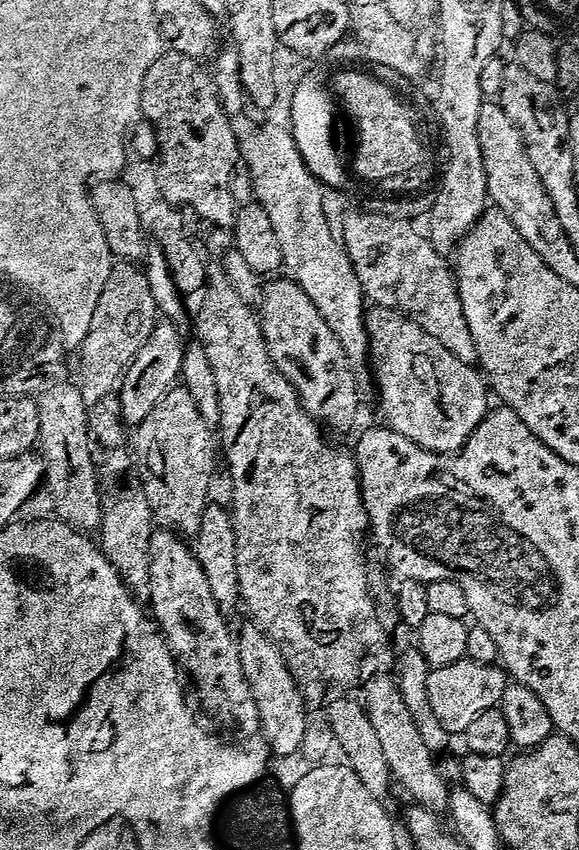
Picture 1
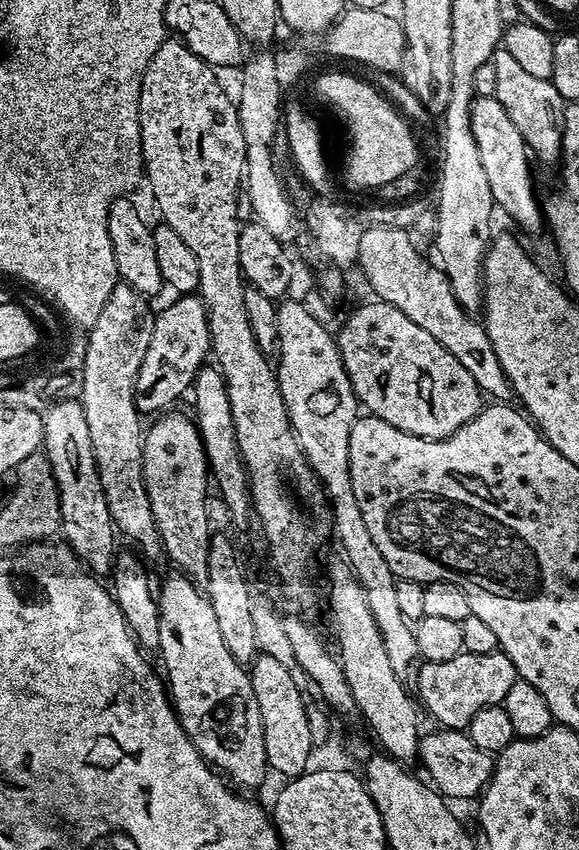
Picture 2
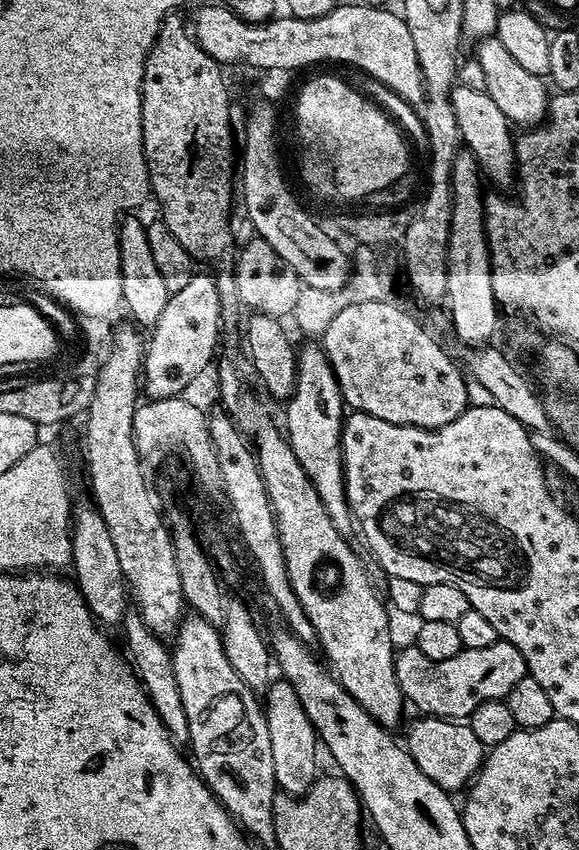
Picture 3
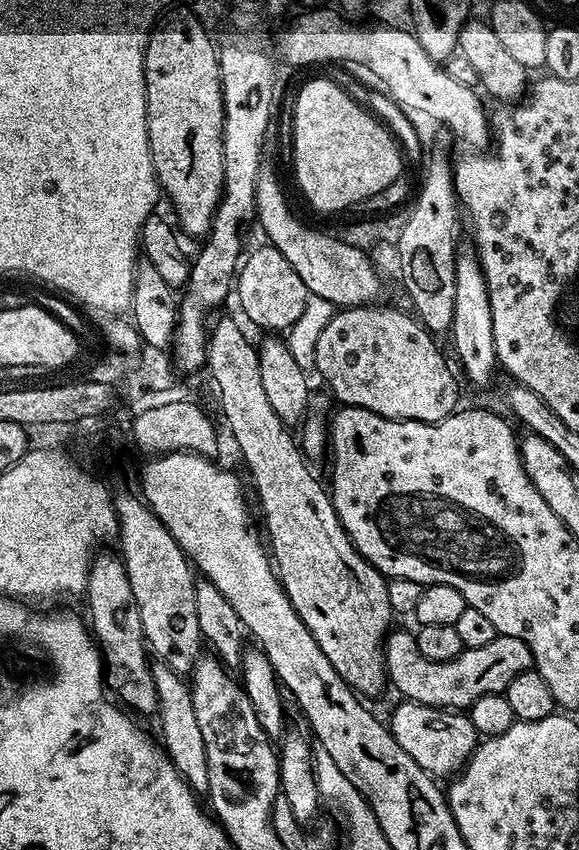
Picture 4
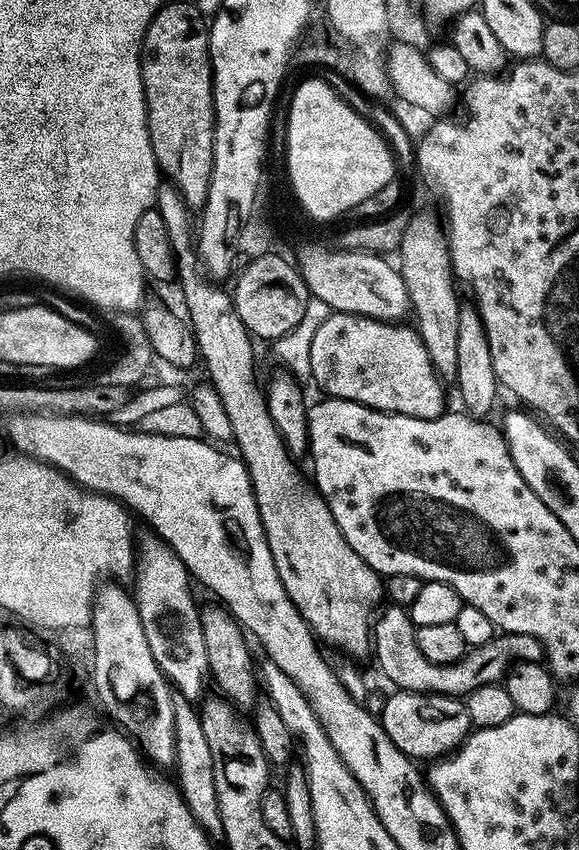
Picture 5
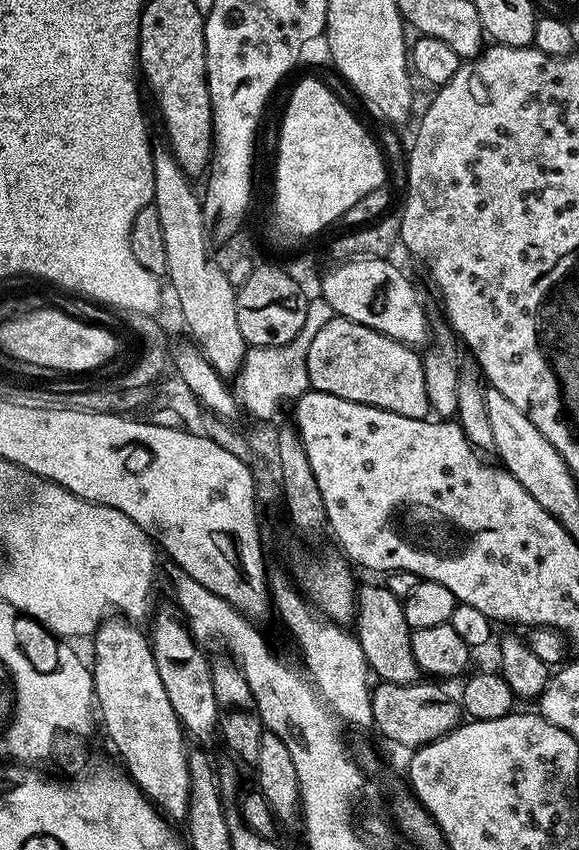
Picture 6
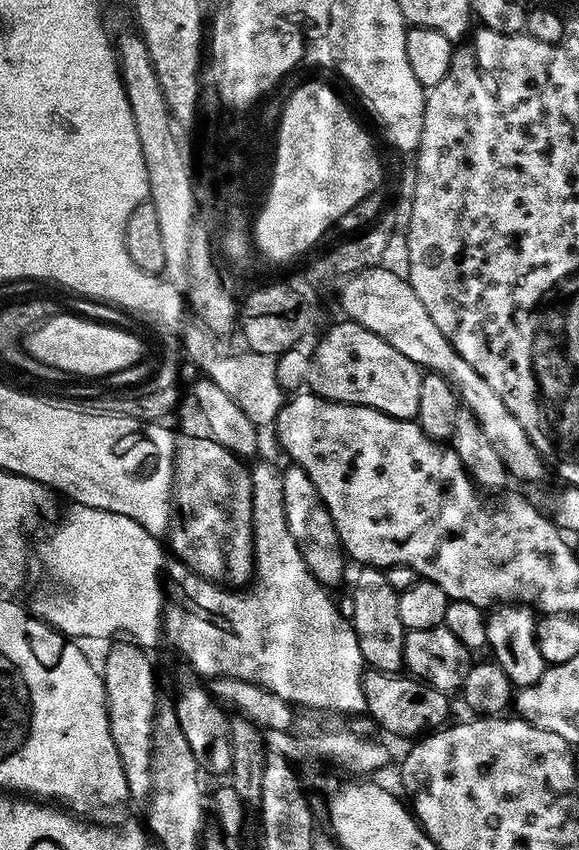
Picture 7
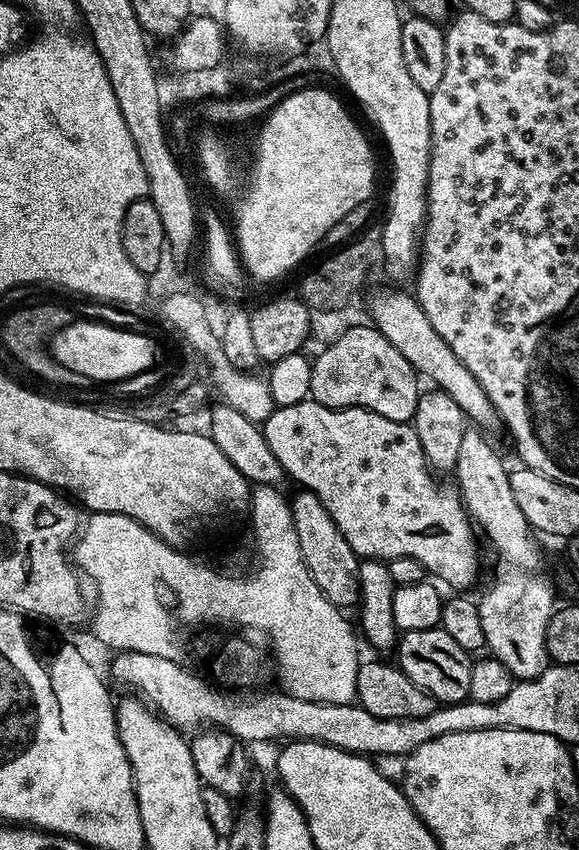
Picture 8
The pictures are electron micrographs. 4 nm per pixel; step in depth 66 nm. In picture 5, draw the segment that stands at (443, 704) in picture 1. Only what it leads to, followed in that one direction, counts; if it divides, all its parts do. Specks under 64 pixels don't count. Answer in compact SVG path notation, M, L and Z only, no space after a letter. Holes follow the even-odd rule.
M400 606L381 607L372 626L371 655L376 656L380 672L402 692L426 692L430 696L467 697L478 686L490 686L503 681L513 664L525 660L531 664L544 660L544 647L526 634L497 634L490 642L477 648L468 648L464 657L453 664L430 662L422 650L418 650L416 628L407 611Z

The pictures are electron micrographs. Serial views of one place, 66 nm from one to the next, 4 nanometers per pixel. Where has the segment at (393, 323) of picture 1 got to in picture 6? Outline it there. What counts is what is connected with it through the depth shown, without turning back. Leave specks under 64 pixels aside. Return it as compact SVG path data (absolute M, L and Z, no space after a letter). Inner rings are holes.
M333 315L332 320L313 336L306 366L315 391L402 414L406 418L423 420L429 415L421 353L378 330L370 330L370 326Z

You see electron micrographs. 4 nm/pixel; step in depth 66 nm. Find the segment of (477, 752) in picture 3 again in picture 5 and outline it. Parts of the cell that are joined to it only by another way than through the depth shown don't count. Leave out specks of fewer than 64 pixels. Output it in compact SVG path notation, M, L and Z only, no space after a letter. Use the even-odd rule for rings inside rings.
M399 690L391 694L393 696L385 702L384 709L378 712L378 719L390 742L394 742L394 746L398 746L400 753L409 760L435 762L455 752L469 736L472 723L463 699Z

